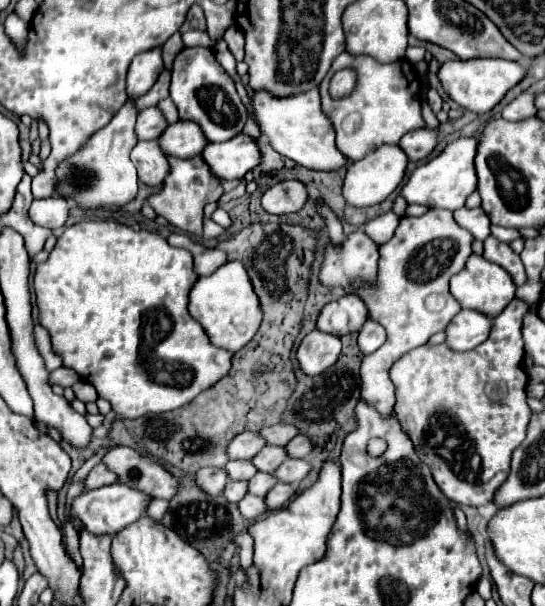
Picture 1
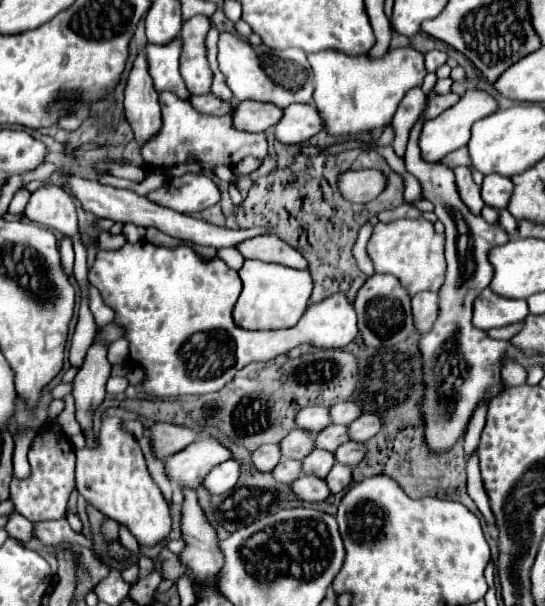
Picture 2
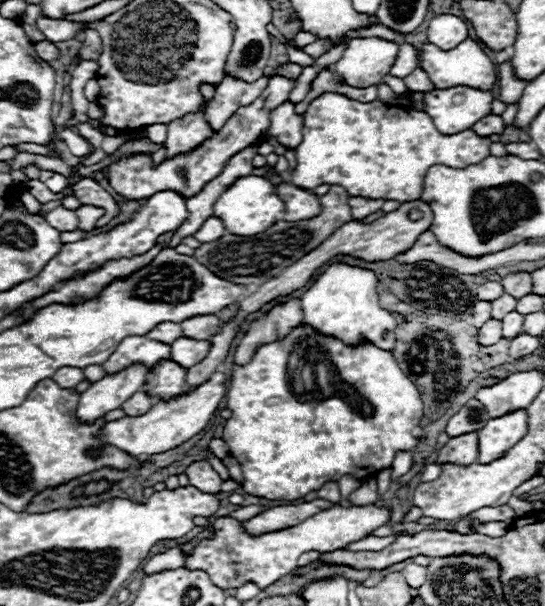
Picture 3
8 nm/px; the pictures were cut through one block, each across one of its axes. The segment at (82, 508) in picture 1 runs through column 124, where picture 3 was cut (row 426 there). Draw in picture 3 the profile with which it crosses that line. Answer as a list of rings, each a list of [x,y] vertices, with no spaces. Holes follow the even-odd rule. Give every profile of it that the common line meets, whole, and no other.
[[[516,410],[512,414],[506,414],[504,418],[492,418],[484,430],[478,432],[478,442],[484,446],[478,446],[478,462],[490,464],[496,458],[500,458],[506,450],[510,450],[520,438],[524,438],[528,430],[526,412]]]

